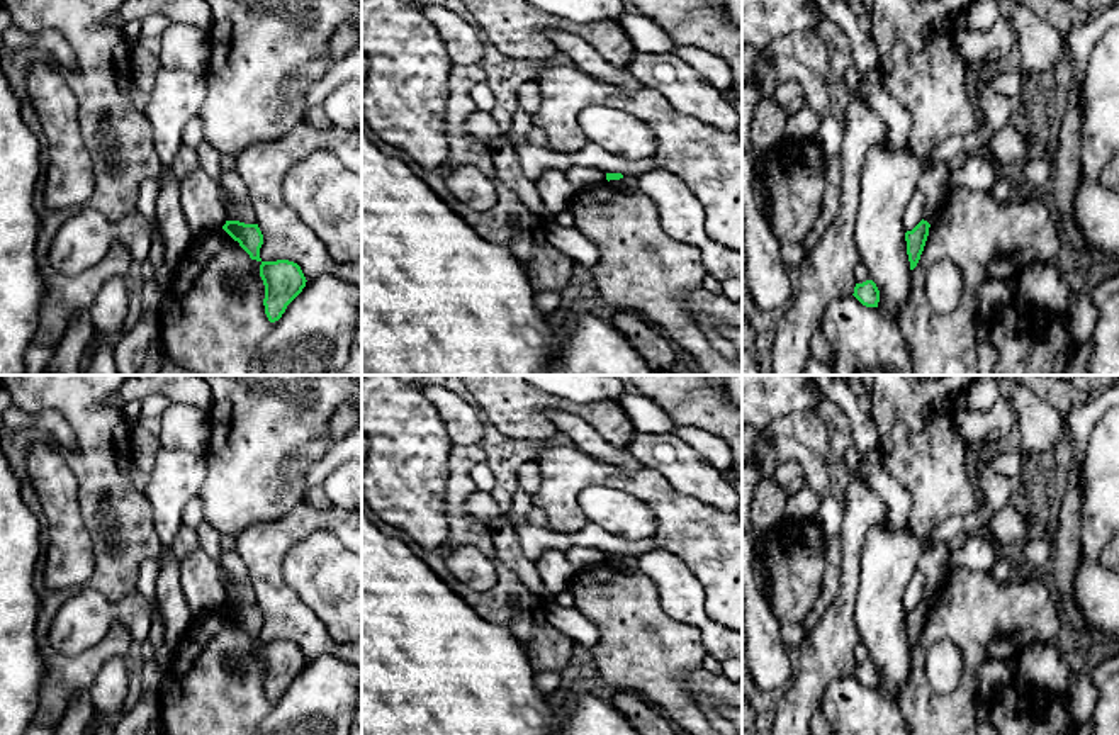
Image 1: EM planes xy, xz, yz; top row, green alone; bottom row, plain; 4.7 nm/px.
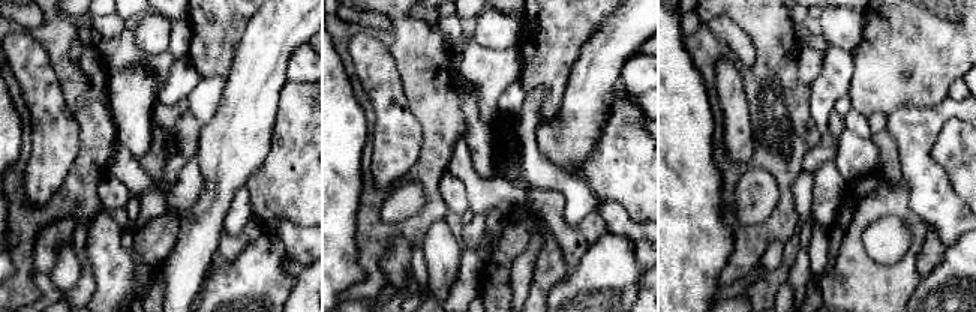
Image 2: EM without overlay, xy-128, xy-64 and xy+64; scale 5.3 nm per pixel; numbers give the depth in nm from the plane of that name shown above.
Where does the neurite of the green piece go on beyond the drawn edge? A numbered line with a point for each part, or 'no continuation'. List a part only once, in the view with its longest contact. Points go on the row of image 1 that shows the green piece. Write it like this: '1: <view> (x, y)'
no continuation

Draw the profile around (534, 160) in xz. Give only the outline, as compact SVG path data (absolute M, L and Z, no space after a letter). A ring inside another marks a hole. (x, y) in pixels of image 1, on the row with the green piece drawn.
M586 141L576 153L555 153L552 149L538 148L530 143L515 144L516 158L528 180L537 182L545 170L567 171L574 166L589 166L606 173L640 175L659 168L655 158L627 160L623 156L610 154L599 144Z

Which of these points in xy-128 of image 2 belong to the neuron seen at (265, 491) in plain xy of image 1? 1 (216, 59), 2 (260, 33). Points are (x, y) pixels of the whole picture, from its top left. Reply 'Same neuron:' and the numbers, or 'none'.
Same neuron: 1

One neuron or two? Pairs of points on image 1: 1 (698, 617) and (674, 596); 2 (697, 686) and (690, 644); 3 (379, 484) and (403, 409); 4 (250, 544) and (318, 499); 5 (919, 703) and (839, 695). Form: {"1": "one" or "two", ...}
{"1": "one", "2": "two", "3": "one", "4": "two", "5": "two"}

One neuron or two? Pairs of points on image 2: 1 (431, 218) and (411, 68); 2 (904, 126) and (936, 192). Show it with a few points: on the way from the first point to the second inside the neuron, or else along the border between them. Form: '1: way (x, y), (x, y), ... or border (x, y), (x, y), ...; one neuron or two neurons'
1: way (431, 180), (431, 165), (434, 162), (434, 105); one neuron
2: way (915, 143), (916, 164), (924, 176); one neuron

